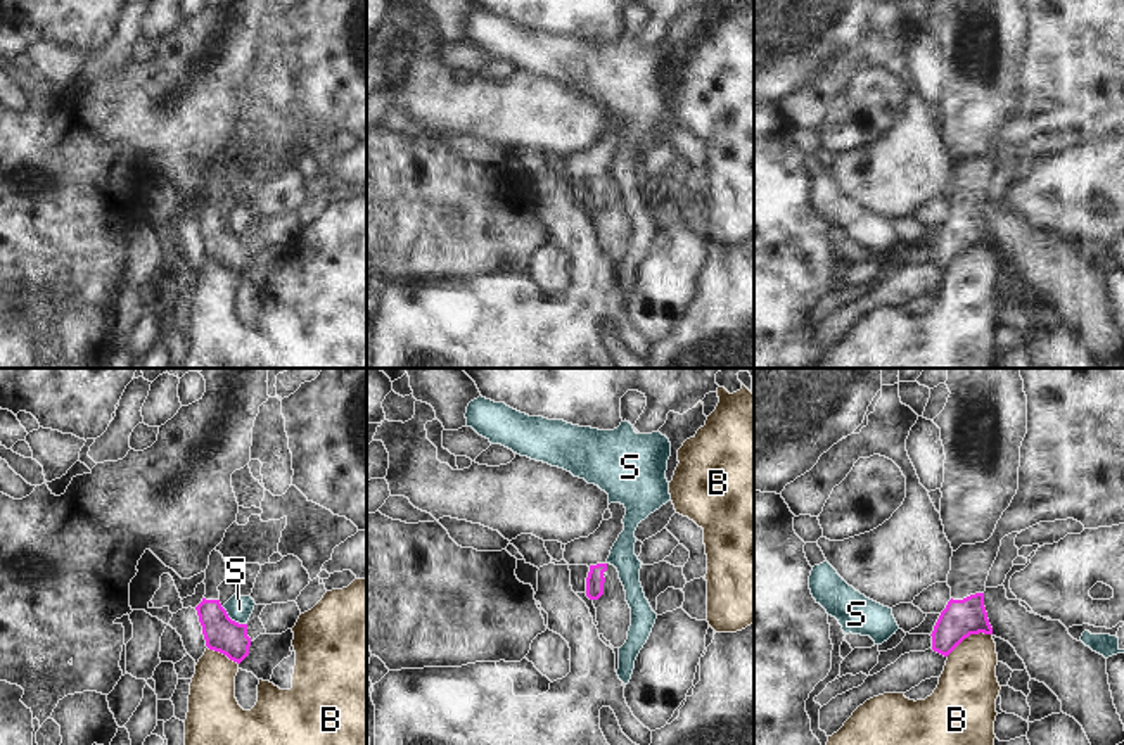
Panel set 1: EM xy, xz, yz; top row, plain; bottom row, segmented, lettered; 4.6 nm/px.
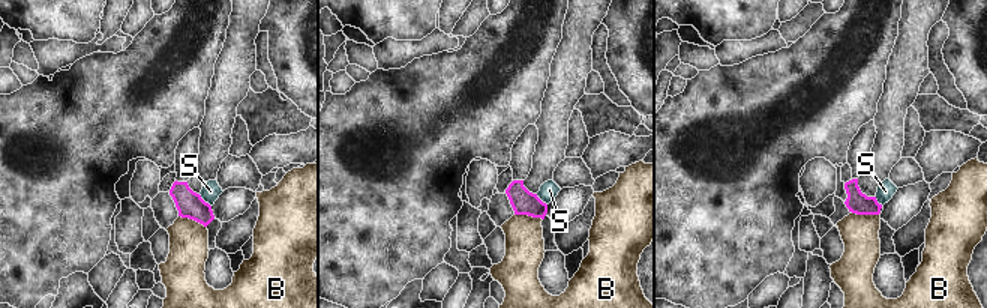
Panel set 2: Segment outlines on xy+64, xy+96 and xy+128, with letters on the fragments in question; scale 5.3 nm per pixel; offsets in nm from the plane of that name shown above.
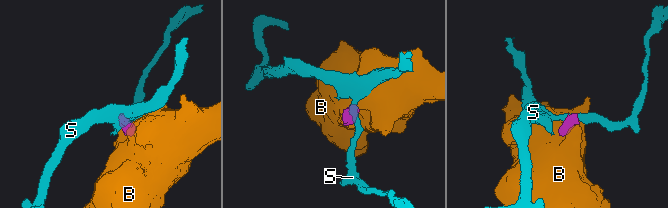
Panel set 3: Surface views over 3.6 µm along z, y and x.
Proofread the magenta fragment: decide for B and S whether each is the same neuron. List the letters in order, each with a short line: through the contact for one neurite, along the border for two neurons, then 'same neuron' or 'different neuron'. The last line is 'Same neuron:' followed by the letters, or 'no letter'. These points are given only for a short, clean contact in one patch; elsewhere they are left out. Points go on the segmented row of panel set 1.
B: line yz (991, 633), (970, 633), (946, 655); different neuron
S: line xy (222, 607), (232, 619), (246, 624); different neuron
Same neuron: no letter

